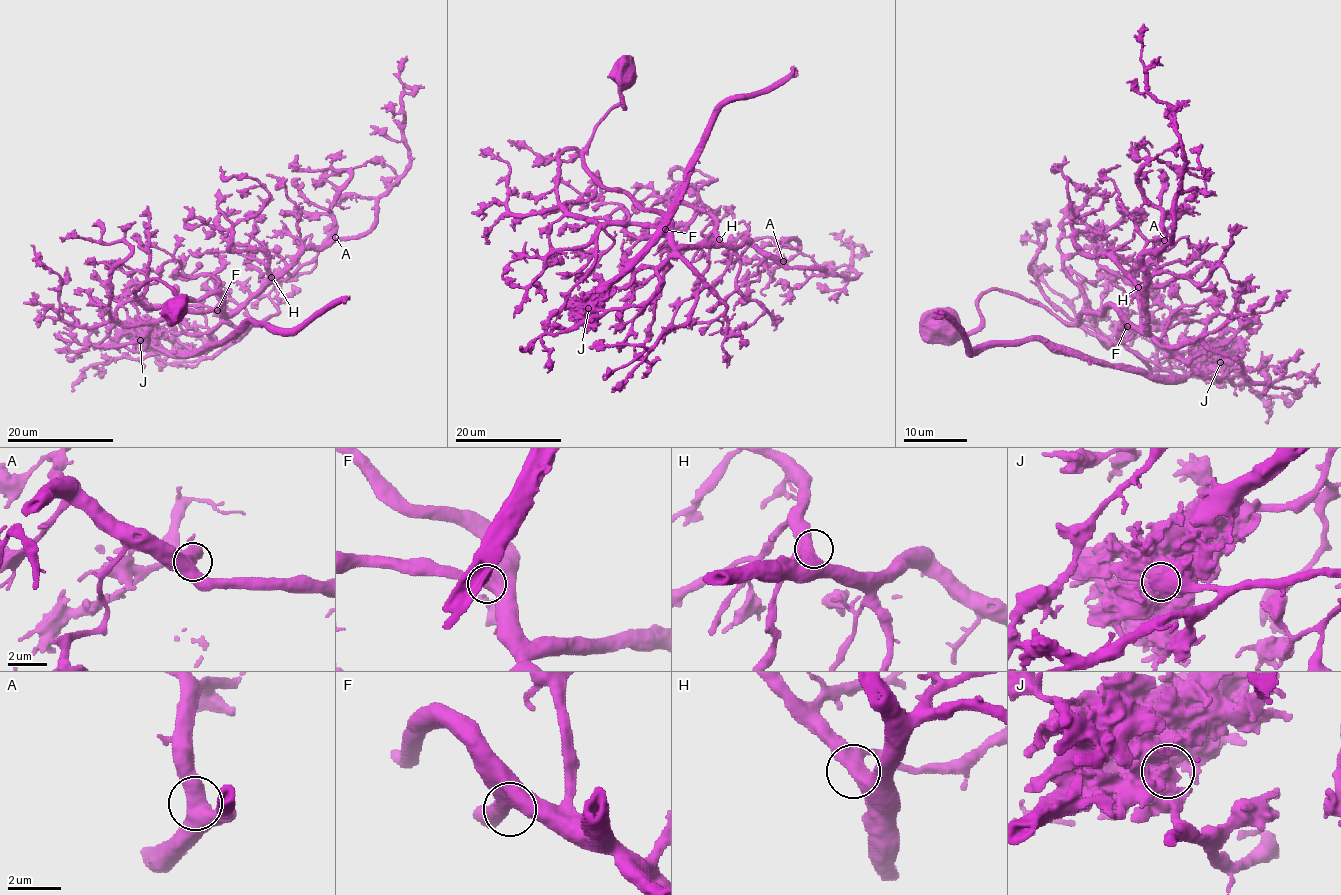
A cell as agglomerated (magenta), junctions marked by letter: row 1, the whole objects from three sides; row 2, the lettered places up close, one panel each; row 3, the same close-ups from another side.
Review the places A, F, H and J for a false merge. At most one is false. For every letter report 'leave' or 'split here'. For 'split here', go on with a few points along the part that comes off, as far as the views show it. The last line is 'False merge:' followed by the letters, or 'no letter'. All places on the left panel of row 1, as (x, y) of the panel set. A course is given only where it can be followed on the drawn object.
A: leave
F: leave
H: leave
J: split here; foreign part runs (140, 341), (168, 351), (197, 351), (225, 339), (246, 321), (278, 329), (306, 326), (350, 295)
False merge: J

